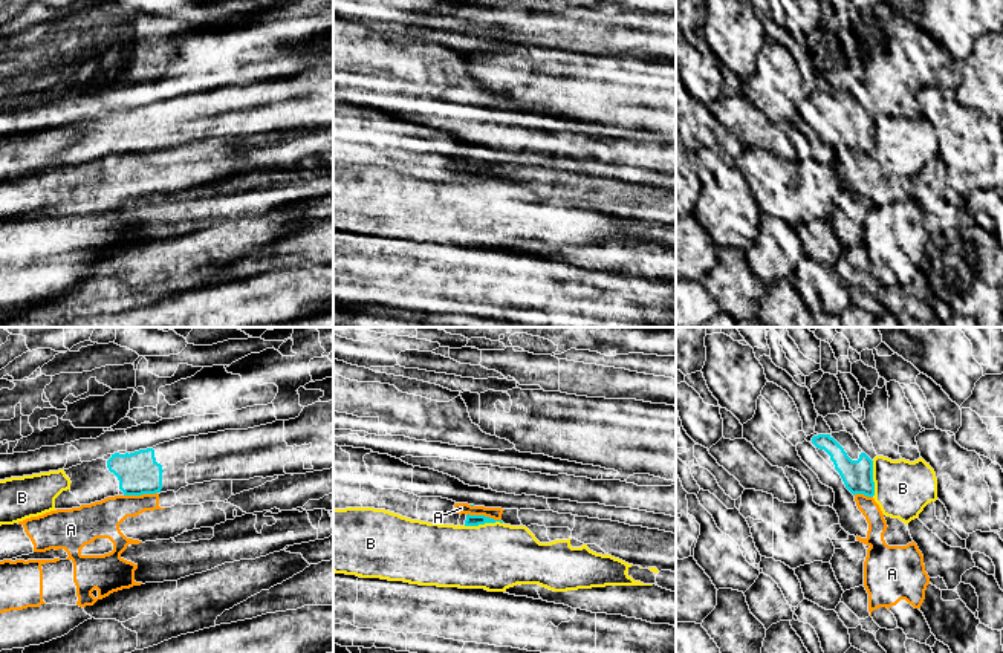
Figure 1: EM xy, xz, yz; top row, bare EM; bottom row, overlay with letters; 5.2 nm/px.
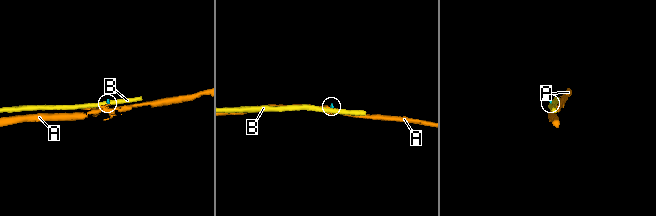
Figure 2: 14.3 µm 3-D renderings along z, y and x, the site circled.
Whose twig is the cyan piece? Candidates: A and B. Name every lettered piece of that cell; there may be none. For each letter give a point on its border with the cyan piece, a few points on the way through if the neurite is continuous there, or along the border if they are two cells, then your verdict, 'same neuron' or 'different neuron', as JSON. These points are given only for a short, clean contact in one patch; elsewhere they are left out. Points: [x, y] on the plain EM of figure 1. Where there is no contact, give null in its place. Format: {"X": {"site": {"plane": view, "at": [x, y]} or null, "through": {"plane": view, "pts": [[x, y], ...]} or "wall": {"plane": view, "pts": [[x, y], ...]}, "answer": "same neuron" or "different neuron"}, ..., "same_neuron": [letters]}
{"A": {"site": {"plane": "xz", "at": [483, 173]}, "wall": {"plane": "xz", "pts": [[467, 172], [483, 172], [500, 178]]}, "answer": "different neuron"}, "B": {"site": {"plane": "xz", "at": [482, 181]}, "wall": {"plane": "xz", "pts": [[502, 179], [464, 182]]}, "answer": "different neuron"}, "same_neuron": []}

